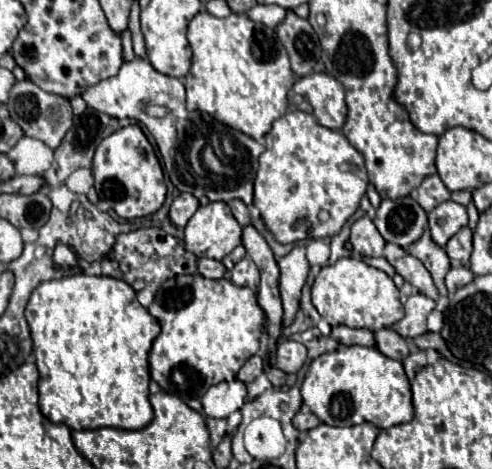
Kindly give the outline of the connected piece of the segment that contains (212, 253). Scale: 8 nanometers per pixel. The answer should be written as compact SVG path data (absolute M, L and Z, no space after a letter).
M209 202L207 206L199 206L199 210L191 216L185 226L185 248L193 252L197 258L213 258L223 260L237 244L241 244L243 228L231 214L231 208L225 202Z

